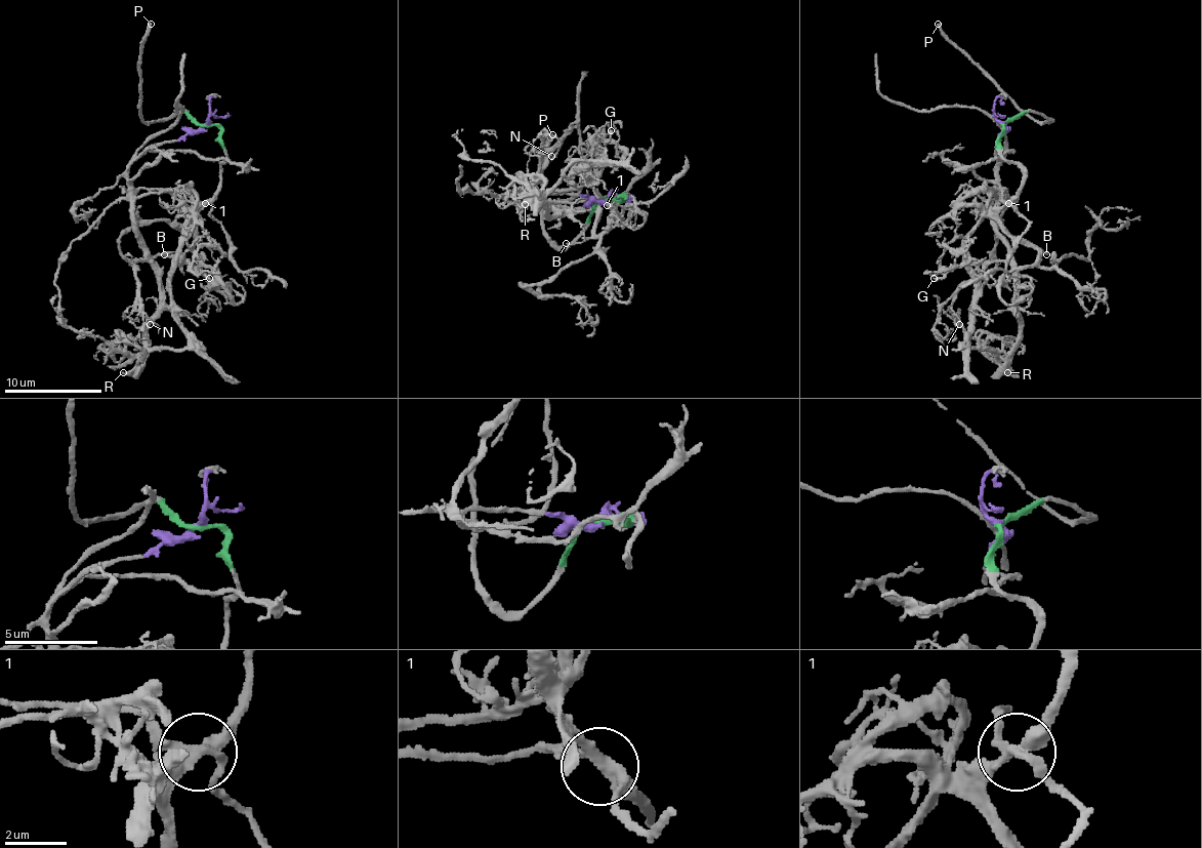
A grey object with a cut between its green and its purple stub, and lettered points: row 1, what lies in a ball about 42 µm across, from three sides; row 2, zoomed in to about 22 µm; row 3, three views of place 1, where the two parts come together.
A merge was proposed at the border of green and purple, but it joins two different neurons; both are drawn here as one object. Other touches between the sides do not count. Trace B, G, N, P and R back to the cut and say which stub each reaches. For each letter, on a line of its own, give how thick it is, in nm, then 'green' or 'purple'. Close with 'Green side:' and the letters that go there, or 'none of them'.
B: 140 nm | green
G: 190 nm | green
N: 120 nm | purple
P: 280 nm | green
R: 260 nm | purple
Green side: B, G, P

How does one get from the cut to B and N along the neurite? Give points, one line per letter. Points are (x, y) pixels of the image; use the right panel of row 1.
B: (1003, 125), (1001, 155), (1021, 169), (1023, 189), (998, 213), (998, 220), (1016, 238), (1035, 245), (1047, 254)
N: (1003, 123), (996, 140), (1001, 203), (996, 235), (1008, 257), (986, 265), (957, 291), (952, 311), (959, 325)

